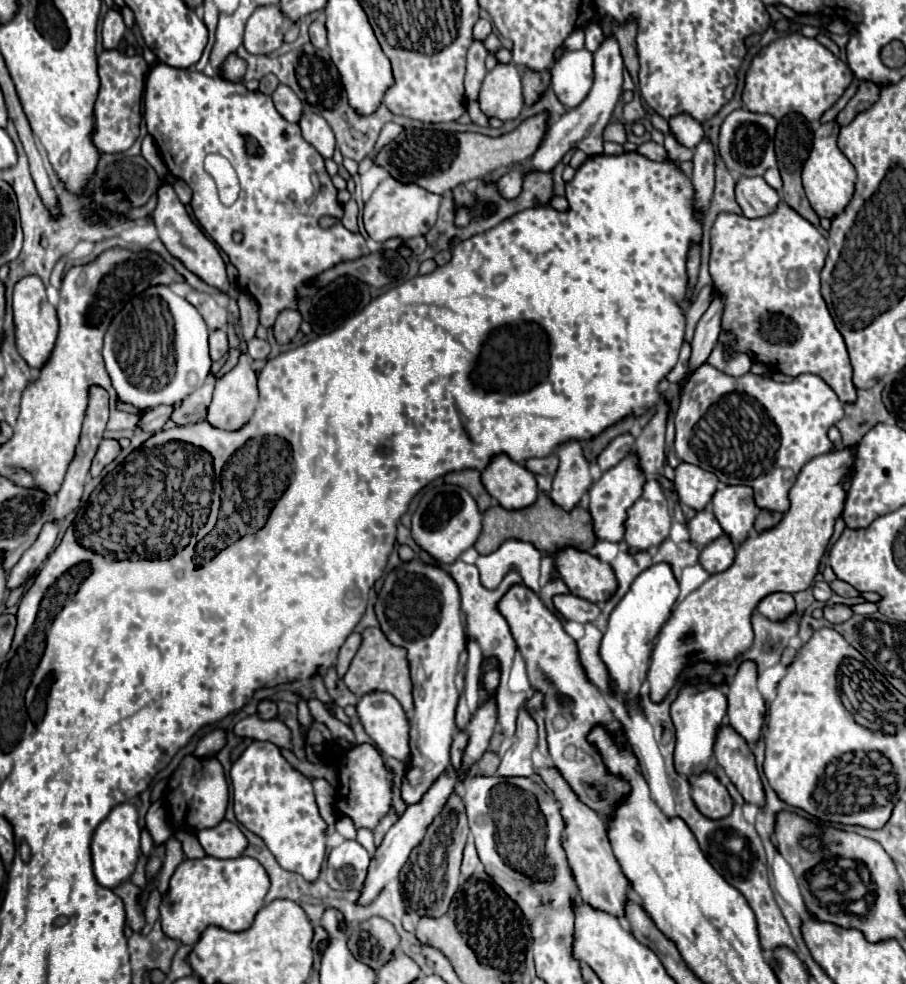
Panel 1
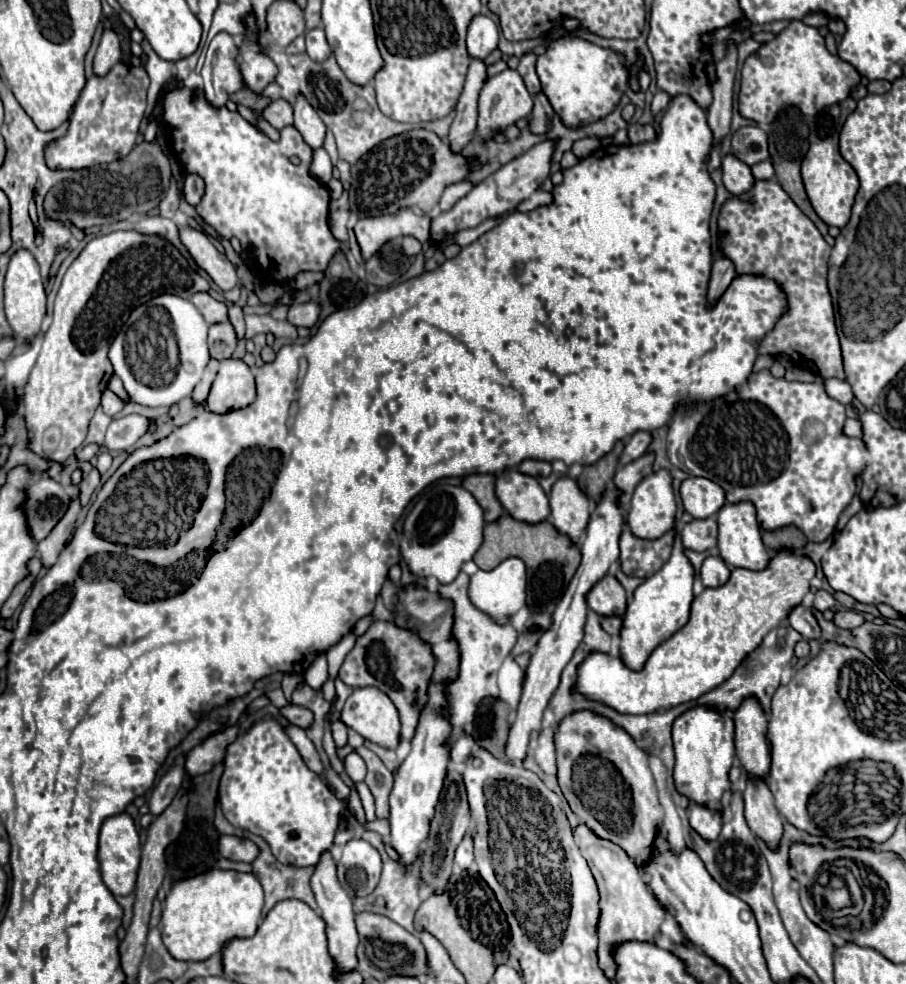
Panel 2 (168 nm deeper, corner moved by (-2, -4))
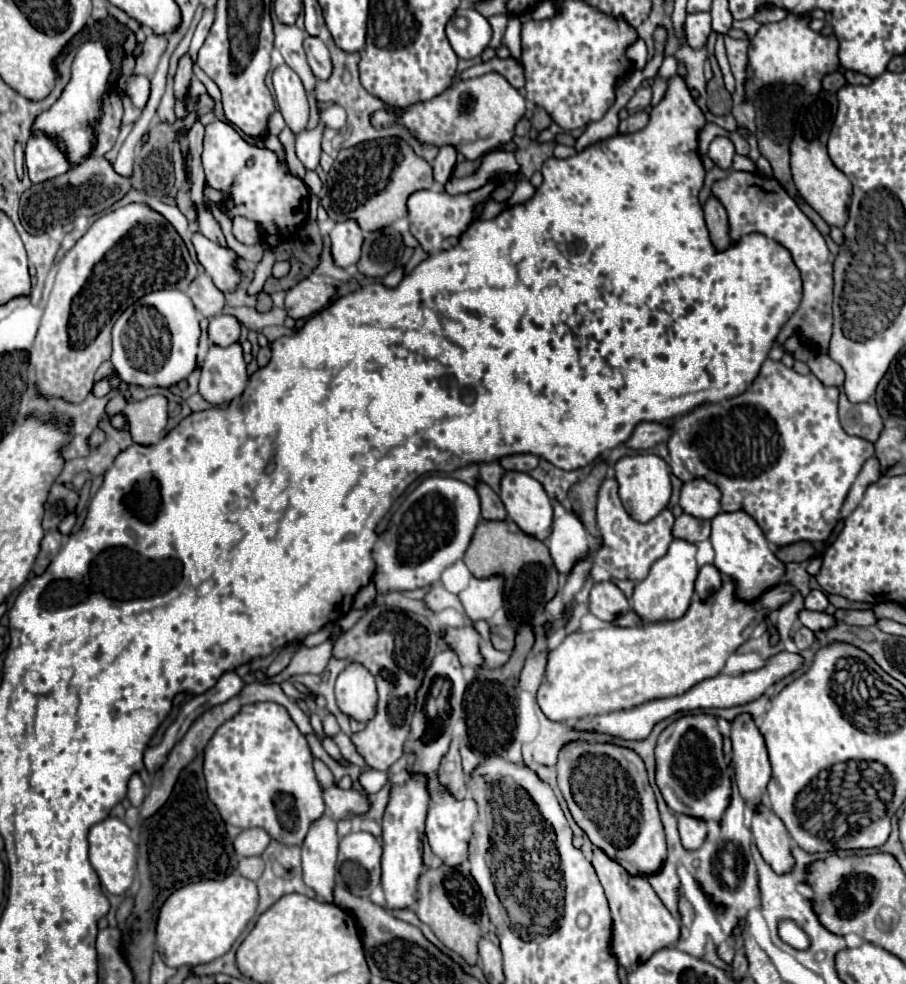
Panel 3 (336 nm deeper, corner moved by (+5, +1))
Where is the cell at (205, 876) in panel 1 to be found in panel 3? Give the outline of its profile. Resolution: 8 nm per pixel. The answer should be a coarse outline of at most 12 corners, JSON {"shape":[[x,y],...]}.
{"shape":[[243,875],[199,881],[159,911],[165,965],[225,955],[257,909]]}

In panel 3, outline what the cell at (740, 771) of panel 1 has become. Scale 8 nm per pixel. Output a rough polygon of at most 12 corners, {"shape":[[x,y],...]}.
{"shape":[[767,805],[751,831],[761,857],[779,875],[791,873],[789,833]]}

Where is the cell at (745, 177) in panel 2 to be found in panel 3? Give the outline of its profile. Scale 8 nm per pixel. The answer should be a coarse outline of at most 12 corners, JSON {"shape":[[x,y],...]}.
{"shape":[[715,137],[709,145],[711,161],[731,167],[735,155],[729,137]]}

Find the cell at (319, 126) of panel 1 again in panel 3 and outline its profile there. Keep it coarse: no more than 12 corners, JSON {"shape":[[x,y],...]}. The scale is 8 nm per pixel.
{"shape":[[273,69],[277,107],[293,133],[303,131],[309,105],[299,75]]}

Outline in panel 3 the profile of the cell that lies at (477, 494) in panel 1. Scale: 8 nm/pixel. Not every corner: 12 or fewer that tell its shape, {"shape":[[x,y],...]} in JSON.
{"shape":[[479,483],[481,515],[505,521],[503,501],[489,485]]}

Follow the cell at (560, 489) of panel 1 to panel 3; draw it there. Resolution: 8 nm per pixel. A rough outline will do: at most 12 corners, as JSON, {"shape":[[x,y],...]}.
{"shape":[[553,501],[553,529],[545,545],[561,577],[589,553],[577,515]]}

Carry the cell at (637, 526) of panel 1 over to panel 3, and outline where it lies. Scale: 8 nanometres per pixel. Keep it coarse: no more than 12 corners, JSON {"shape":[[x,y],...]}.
{"shape":[[625,455],[615,479],[625,511],[647,523],[671,497],[657,455]]}

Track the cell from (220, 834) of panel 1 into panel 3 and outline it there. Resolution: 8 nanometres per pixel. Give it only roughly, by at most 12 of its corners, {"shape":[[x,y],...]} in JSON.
{"shape":[[245,829],[233,841],[241,857],[261,855],[271,837],[265,829]]}

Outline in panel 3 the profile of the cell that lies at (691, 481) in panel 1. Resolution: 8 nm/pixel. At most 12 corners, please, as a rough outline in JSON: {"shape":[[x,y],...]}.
{"shape":[[705,481],[683,483],[679,505],[697,519],[721,513],[721,491]]}

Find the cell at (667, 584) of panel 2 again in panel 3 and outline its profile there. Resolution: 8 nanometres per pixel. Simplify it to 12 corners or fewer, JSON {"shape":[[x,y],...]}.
{"shape":[[675,539],[631,605],[643,621],[685,615],[699,573],[697,545]]}

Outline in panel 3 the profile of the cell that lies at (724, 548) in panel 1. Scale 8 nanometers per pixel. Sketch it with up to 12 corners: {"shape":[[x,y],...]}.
{"shape":[[713,565],[699,569],[695,591],[701,601],[713,595],[723,577]]}

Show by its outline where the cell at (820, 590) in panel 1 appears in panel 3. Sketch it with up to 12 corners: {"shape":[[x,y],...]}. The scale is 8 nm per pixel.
{"shape":[[823,591],[805,597],[805,609],[825,611],[829,601]]}

